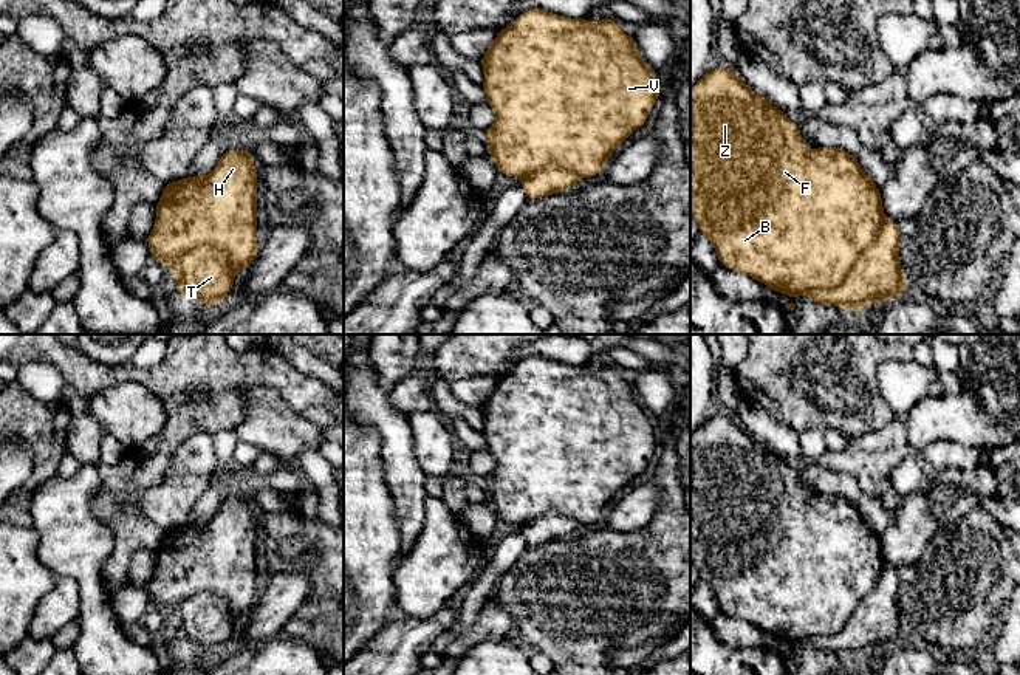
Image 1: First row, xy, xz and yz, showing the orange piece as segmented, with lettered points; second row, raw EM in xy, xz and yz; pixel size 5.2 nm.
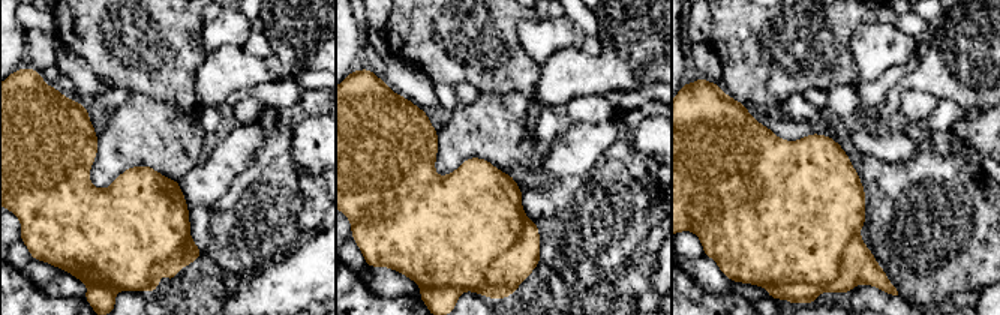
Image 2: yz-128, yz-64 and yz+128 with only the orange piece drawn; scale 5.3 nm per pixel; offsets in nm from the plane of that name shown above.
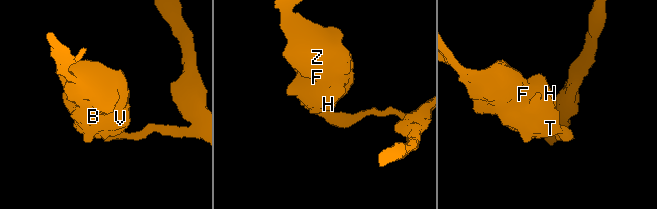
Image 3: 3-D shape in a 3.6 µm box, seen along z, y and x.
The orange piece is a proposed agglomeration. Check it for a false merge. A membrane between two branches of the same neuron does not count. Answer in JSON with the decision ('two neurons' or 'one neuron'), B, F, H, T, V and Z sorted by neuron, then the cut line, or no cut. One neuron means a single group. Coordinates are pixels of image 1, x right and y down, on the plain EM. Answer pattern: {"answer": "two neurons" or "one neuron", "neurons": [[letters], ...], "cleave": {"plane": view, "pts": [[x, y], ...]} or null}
{"answer": "two neurons", "neurons": [["B", "F", "H", "V", "Z"], ["T"]], "cleave": {"plane": "yz", "pts": [[884, 564], [876, 584], [839, 630], [811, 635], [807, 640]]}}

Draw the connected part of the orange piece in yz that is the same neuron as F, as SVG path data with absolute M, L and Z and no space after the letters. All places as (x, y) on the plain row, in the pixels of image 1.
M717 415L706 418L690 435L690 562L695 565L700 581L712 588L720 612L746 621L771 636L799 644L811 636L831 636L844 629L853 612L876 585L884 565L881 537L873 526L862 517L859 508L844 495L817 494L808 497L800 481L800 475L774 454L765 443L746 433L732 415Z

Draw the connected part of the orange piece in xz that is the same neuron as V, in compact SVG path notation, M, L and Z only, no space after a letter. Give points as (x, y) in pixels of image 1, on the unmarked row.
M529 356L515 364L480 404L484 418L483 437L497 466L484 480L489 502L498 519L523 526L532 519L556 511L591 525L605 516L614 495L647 468L661 441L661 429L639 403L633 384L605 362L591 370L587 364L568 365L543 356Z

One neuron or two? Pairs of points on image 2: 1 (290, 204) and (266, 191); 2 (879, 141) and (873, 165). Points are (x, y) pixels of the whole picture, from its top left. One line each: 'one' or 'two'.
1: one
2: two

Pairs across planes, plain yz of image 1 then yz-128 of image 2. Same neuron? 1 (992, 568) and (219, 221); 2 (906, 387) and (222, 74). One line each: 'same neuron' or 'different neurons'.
1: same neuron
2: different neurons

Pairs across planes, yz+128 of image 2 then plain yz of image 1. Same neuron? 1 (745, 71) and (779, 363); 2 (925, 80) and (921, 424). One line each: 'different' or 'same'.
1: same
2: same

